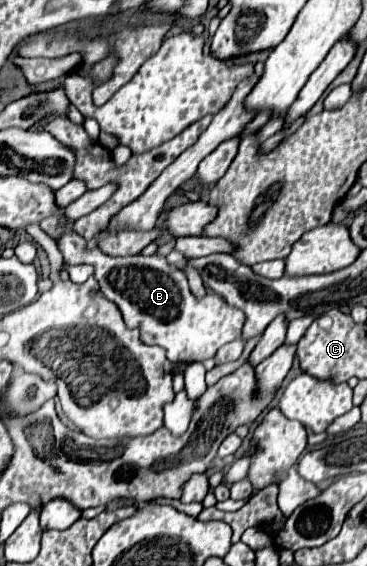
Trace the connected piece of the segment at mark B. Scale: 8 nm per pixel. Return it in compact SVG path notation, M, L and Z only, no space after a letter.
M65 229L59 239L59 251L69 265L89 263L95 267L95 279L103 295L113 301L123 313L127 327L137 327L141 339L147 345L159 345L165 349L171 363L195 363L215 357L219 347L239 339L243 329L243 311L231 307L221 295L207 293L197 299L191 295L187 277L175 265L169 267L167 259L161 255L145 257L111 257L103 255L99 249L87 249L87 241L71 229Z

